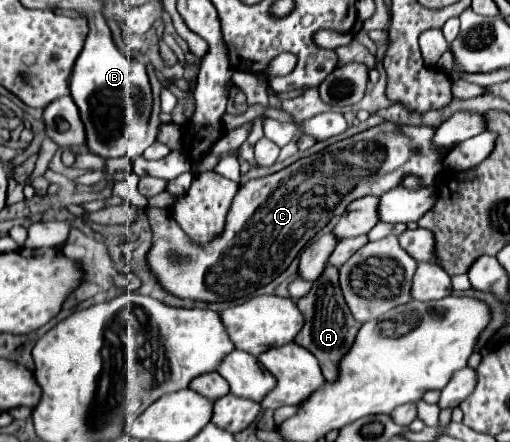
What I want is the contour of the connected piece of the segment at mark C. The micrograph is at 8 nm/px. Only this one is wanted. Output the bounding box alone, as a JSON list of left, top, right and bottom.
[146,122,444,302]

